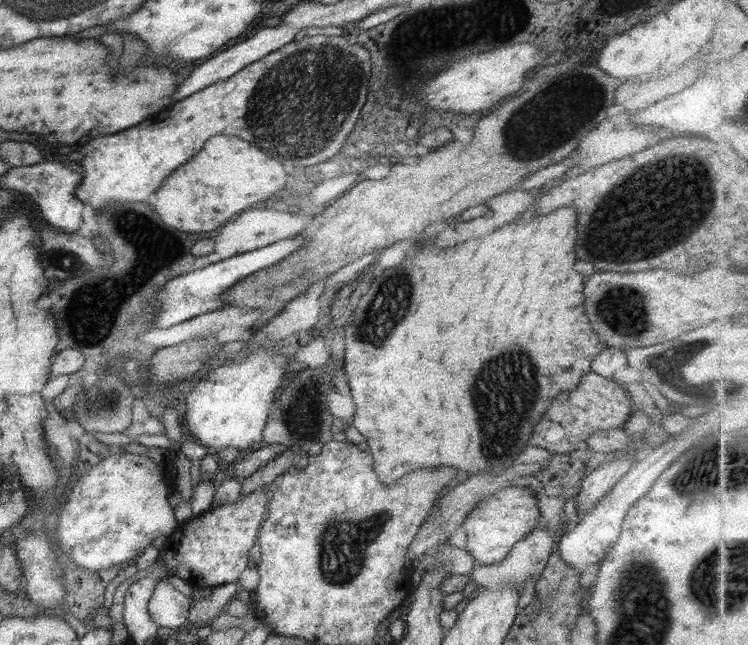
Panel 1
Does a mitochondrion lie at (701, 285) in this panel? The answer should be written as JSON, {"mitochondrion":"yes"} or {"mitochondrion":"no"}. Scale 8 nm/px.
{"mitochondrion":"no"}

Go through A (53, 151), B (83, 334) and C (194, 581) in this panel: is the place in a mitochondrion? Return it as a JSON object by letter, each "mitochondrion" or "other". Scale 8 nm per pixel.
{"A":"other","B":"mitochondrion","C":"other"}

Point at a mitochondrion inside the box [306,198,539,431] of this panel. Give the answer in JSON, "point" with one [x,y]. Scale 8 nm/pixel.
{"point":[387,307]}

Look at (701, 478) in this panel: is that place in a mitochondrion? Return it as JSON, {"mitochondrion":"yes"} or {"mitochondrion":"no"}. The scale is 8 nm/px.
{"mitochondrion":"yes"}

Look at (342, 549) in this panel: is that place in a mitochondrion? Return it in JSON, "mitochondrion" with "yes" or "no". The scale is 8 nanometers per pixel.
{"mitochondrion":"yes"}

